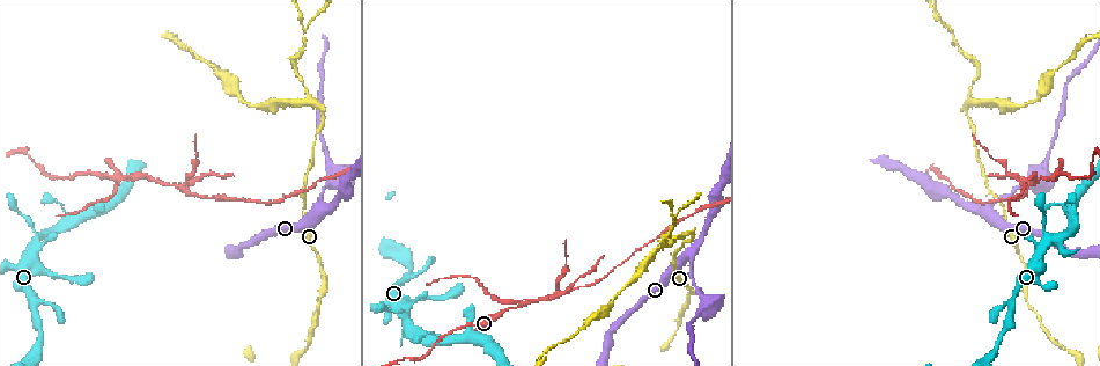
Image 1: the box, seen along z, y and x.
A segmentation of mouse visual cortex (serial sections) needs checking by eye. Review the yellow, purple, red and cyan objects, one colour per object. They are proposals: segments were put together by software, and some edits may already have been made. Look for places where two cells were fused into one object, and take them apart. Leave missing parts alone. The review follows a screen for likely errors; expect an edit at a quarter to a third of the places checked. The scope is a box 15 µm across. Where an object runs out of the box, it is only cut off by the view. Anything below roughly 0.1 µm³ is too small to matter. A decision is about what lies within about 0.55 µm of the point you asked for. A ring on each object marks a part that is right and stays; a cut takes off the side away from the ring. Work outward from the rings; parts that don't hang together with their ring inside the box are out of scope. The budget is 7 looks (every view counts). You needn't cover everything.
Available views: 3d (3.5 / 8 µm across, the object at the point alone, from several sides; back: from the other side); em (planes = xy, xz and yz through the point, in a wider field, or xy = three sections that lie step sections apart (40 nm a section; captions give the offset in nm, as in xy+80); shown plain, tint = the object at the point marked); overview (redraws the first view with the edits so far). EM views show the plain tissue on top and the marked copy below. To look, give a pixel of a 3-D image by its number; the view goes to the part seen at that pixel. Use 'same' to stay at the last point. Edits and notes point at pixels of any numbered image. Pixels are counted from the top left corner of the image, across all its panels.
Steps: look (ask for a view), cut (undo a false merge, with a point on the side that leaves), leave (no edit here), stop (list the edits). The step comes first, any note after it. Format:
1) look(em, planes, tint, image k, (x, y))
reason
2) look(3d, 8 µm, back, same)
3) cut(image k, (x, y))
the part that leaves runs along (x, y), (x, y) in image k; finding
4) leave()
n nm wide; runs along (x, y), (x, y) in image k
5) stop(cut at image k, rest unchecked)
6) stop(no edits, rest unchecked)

look(3d, 8 µm, image 1, (678, 239))
three arms meet

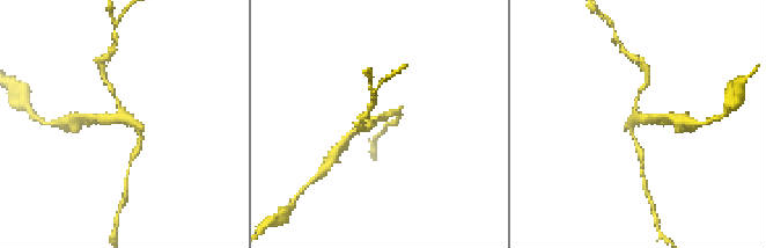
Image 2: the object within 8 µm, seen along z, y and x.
look(3d, 3.5 µm, image 2, (638, 120))

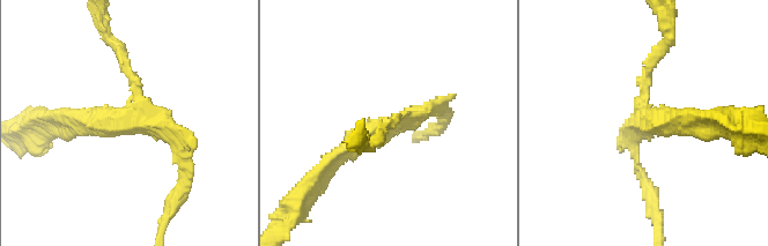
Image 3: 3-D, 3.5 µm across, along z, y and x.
cut(image 3, (662, 113))
the part that leaves runs along (632, 125), (688, 118) in image 3; two cells meet here

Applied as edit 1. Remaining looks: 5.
look(3d, 3.5 µm, image 1, (691, 254))
arms part here

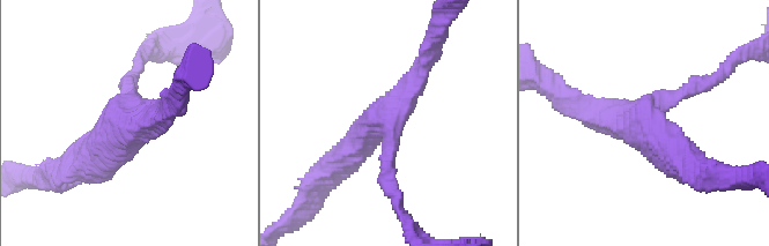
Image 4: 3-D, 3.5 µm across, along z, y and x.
look(em, xy, step 1, tint, image 4, (383, 120))
3 arms; arms of 200, 300, 400 nm; shape alone is not enough

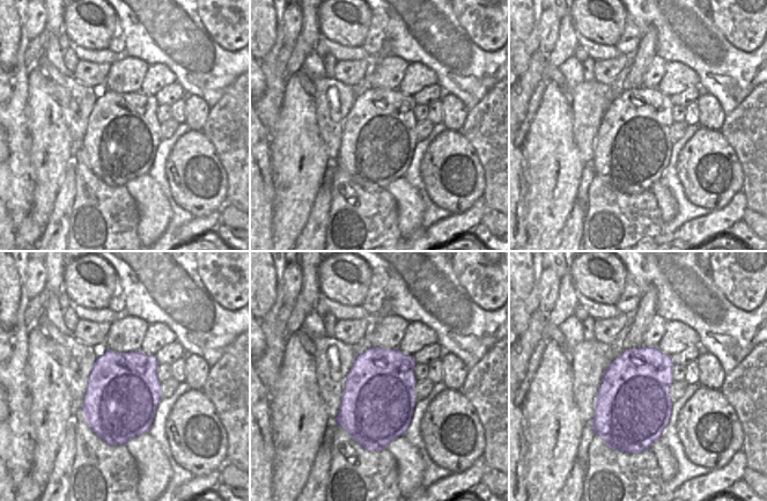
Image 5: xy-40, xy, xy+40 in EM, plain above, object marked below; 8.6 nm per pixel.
leave()
runs along (82, 166), (132, 106), (127, 81) in image 4; one cell here

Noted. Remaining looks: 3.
look(3d, 8 µm, image 1, (708, 297))
abrupt turn

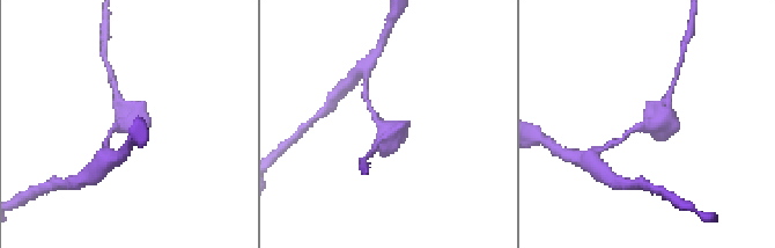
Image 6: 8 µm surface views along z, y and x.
look(3d, 3.5 µm, image 6, (650, 130))

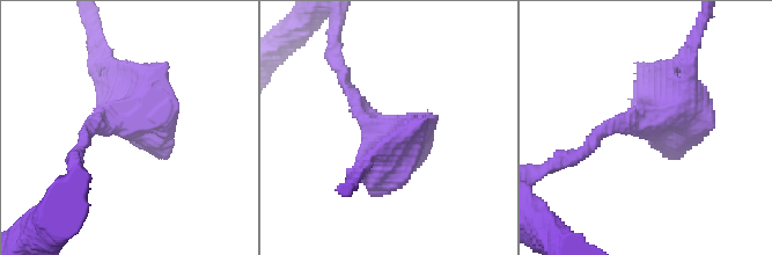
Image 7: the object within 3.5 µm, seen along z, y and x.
look(em, xy, step 5, tint, image 7, (647, 125))

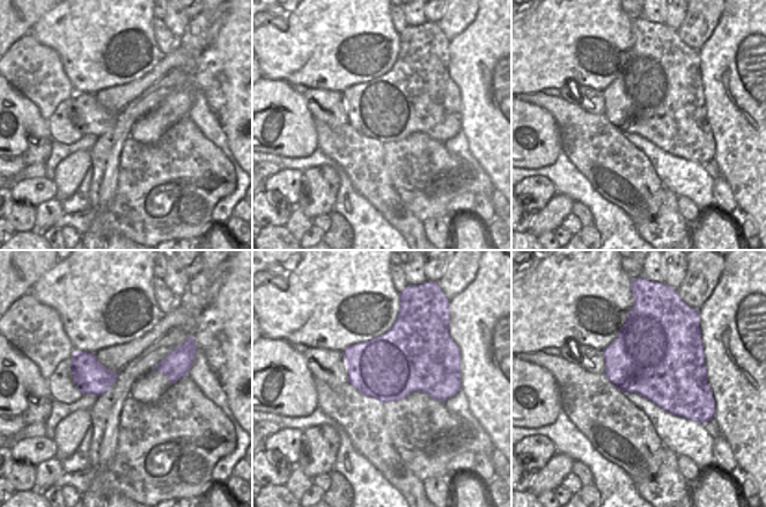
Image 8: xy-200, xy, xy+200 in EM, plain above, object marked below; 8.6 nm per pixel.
leave()
runs along (614, 126), (678, 106), (691, 59) in image 7; continuous, no second cell

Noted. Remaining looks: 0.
stop(cut at image 3, rest unchecked)

